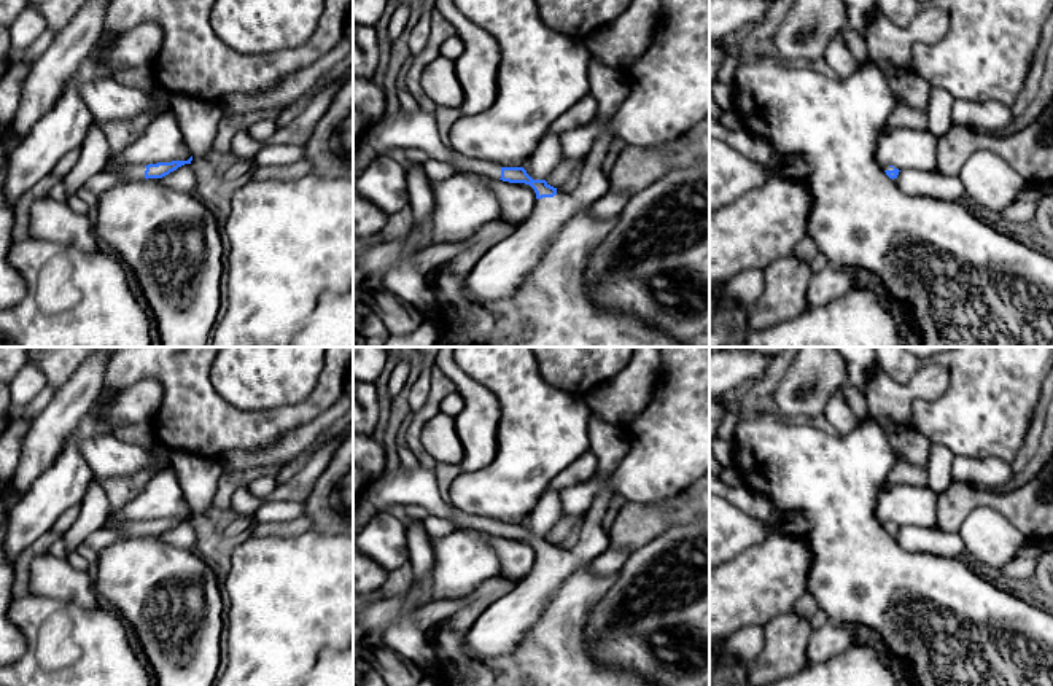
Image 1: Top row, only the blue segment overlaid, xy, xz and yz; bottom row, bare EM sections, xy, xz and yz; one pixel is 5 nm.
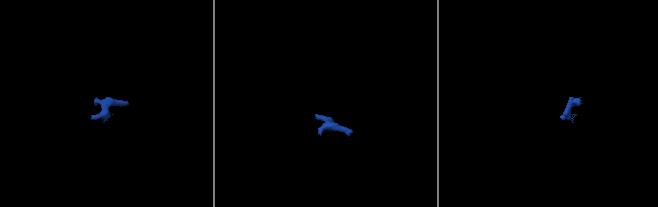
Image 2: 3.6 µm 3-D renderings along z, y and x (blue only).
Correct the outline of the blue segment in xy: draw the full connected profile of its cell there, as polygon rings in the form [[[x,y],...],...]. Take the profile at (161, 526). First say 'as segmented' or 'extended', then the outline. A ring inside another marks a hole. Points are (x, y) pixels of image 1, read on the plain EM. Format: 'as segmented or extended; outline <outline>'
extended; outline [[[192,513],[188,517],[172,517],[172,519],[157,519],[148,522],[119,522],[119,524],[107,524],[105,528],[118,530],[126,533],[127,536],[143,536],[143,535],[162,535],[170,528],[177,527],[185,520],[191,520]]]

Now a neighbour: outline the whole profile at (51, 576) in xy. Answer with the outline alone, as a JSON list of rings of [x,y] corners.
[[[45,552],[32,562],[29,594],[62,603],[73,603],[84,610],[95,610],[99,608],[100,597],[92,583],[92,573],[73,568],[67,557],[56,557],[51,552]]]

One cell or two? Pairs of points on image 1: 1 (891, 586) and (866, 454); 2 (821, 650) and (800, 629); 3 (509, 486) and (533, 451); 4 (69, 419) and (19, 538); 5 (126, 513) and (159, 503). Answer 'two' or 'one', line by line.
1: one
2: two
3: one
4: two
5: one

